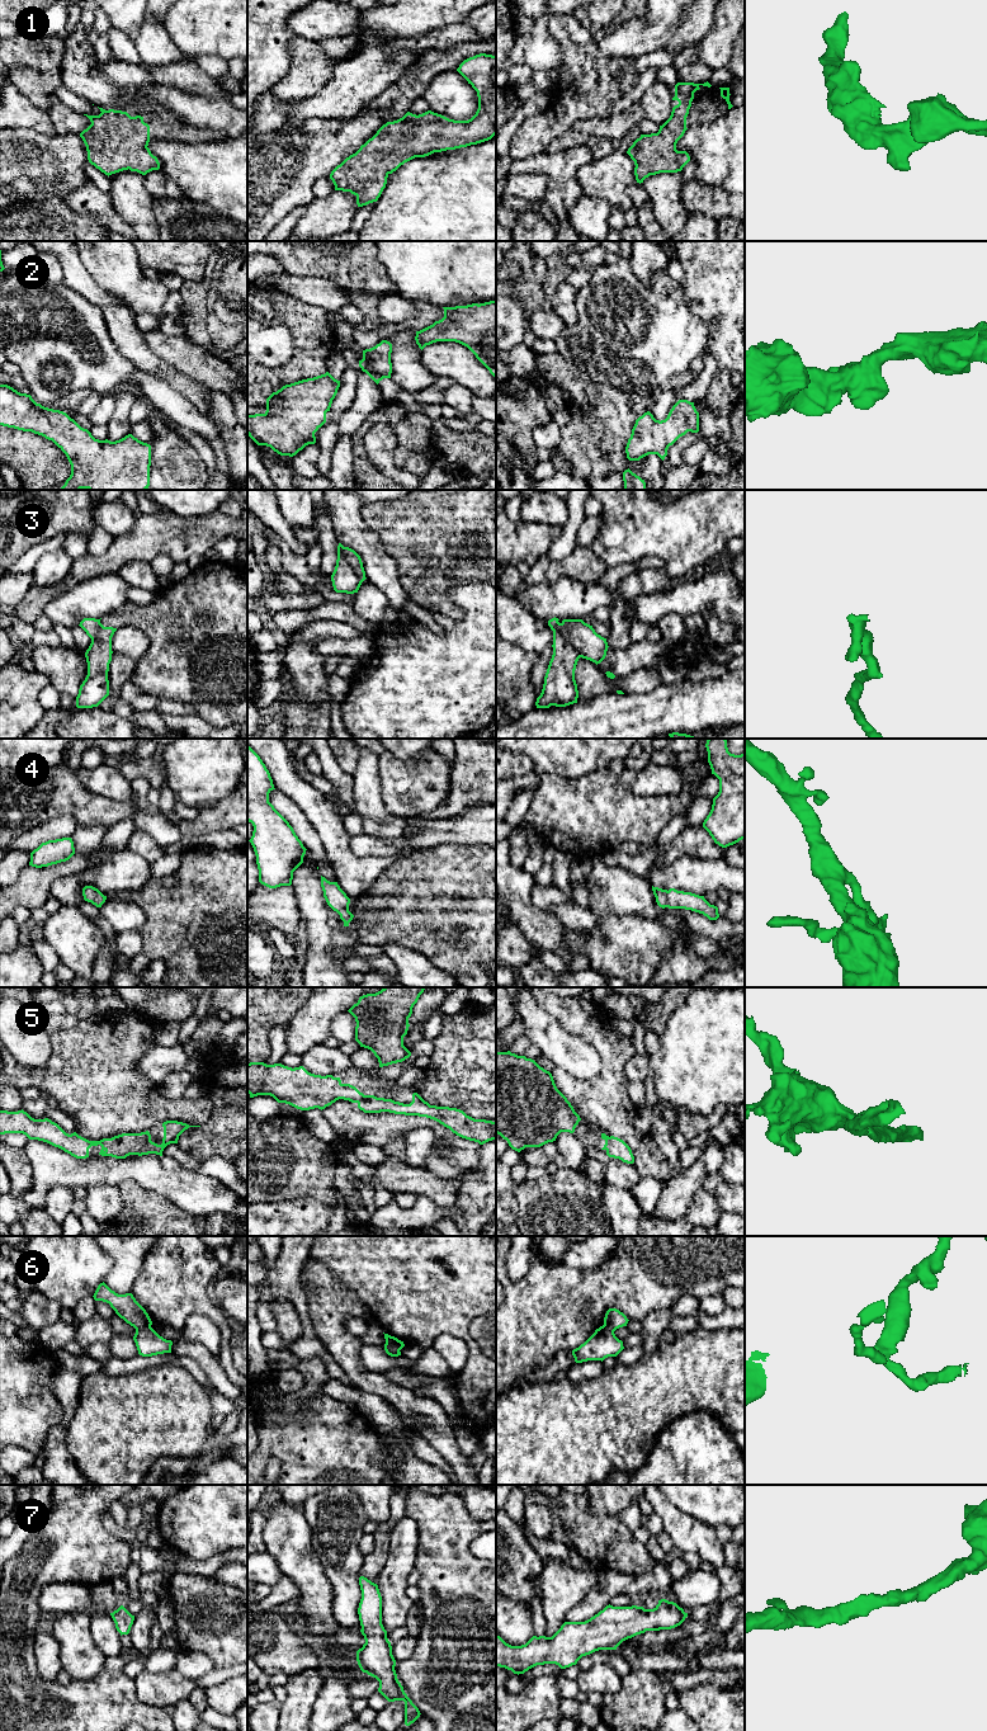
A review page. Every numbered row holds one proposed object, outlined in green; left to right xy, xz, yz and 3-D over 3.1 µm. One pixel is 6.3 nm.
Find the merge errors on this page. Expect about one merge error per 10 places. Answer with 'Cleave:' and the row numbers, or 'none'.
Cleave: 3, 6

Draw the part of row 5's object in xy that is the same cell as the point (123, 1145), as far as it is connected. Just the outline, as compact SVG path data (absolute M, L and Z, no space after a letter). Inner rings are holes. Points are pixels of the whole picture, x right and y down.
M23 1109L18 1112L0 1110L0 1135L23 1133L29 1140L47 1142L76 1159L89 1157L89 1149L98 1145L101 1146L99 1155L115 1159L148 1154L162 1156L164 1149L170 1143L178 1143L179 1136L185 1129L200 1126L189 1126L178 1121L166 1121L162 1123L162 1127L164 1138L161 1145L151 1141L148 1131L141 1133L122 1133L112 1138L89 1141L79 1136L76 1132L71 1135L66 1133L57 1123L48 1118L34 1119Z

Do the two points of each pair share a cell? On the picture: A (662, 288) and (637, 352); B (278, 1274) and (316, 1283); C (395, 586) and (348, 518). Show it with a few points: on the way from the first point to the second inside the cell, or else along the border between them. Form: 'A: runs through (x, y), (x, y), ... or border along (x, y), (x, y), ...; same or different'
A: border along (680, 283), (666, 295), (660, 295), (650, 288); different
B: border along (308, 1257), (302, 1270), (301, 1282); different
C: runs through (382, 570), (371, 550), (355, 534); same

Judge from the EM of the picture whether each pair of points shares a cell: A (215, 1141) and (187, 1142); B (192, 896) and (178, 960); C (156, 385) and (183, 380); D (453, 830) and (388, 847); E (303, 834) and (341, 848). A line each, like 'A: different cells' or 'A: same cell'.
A: same cell
B: same cell
C: different cells
D: same cell
E: different cells

